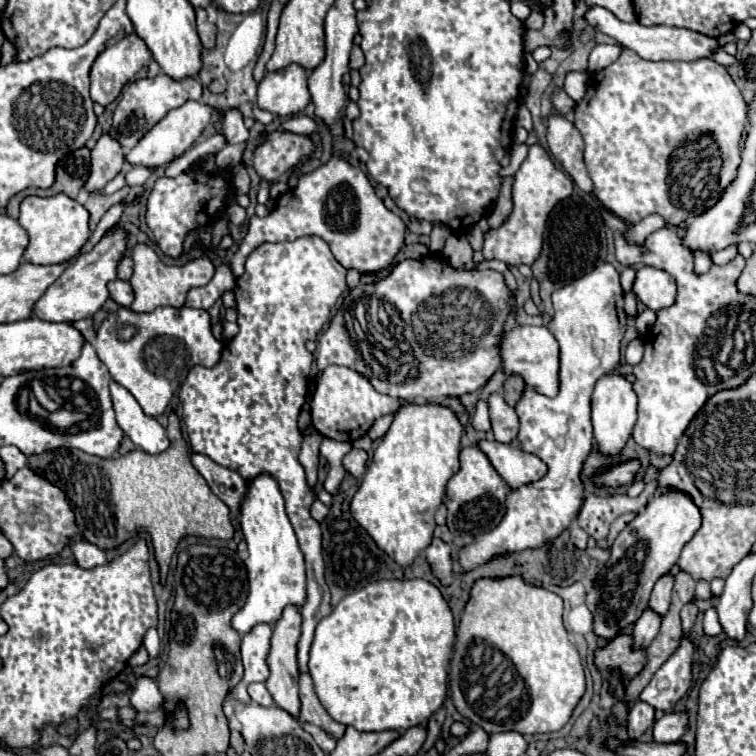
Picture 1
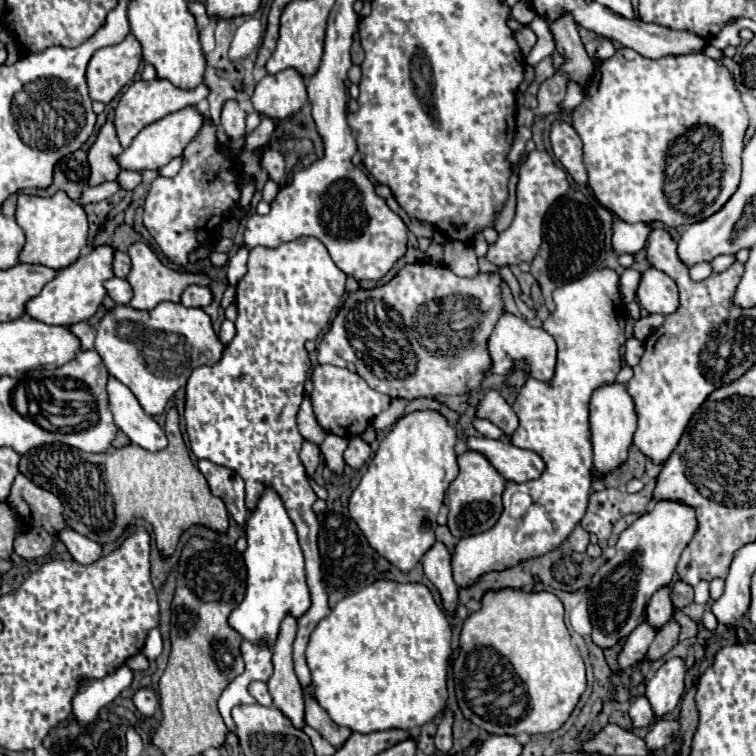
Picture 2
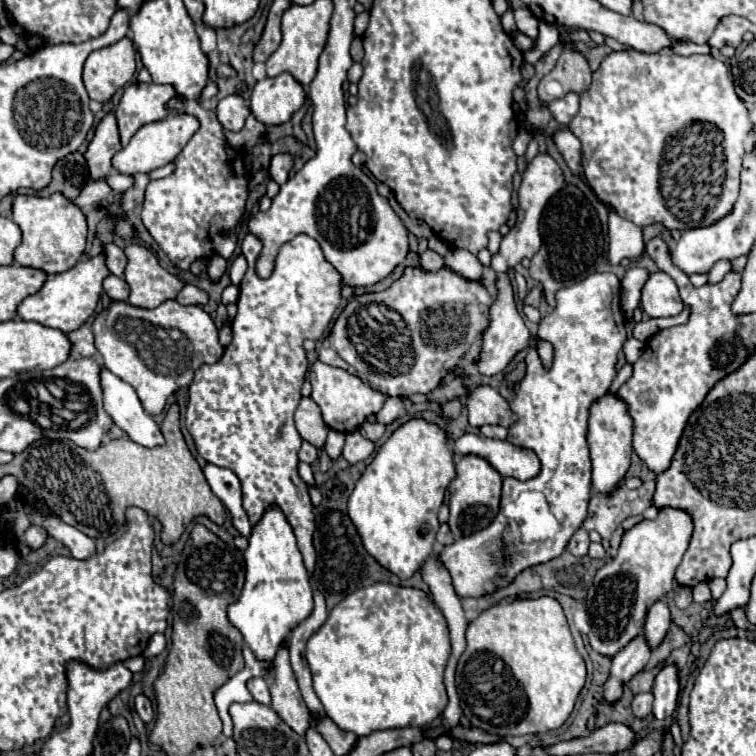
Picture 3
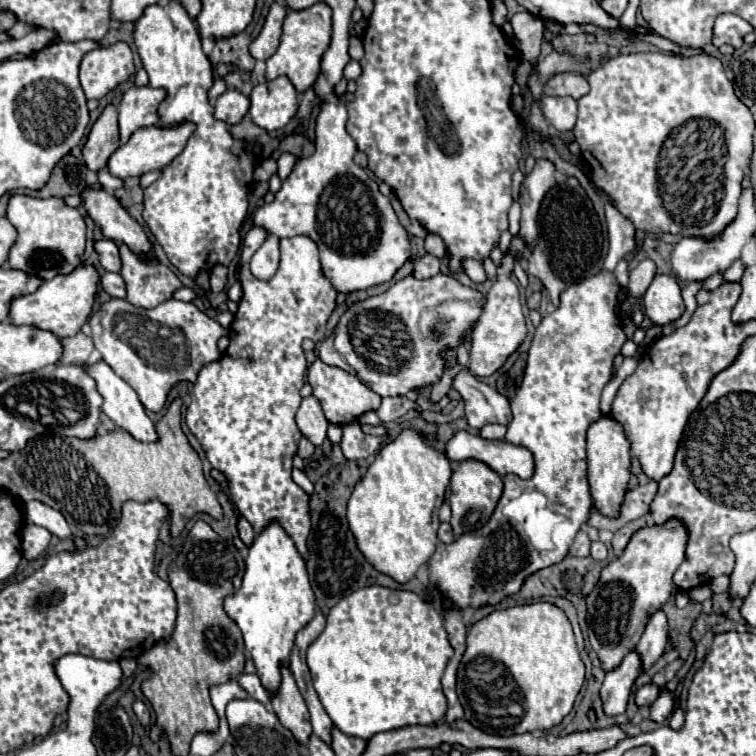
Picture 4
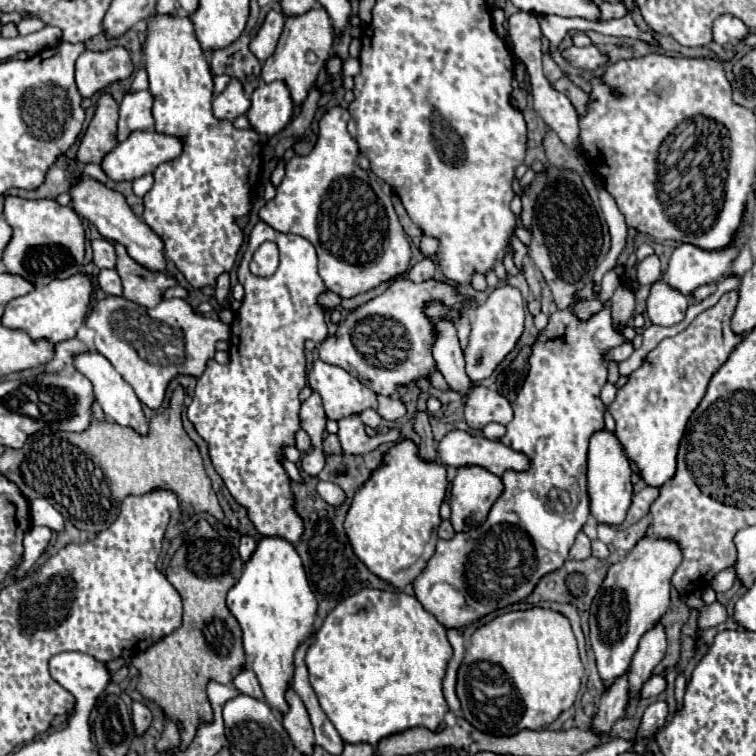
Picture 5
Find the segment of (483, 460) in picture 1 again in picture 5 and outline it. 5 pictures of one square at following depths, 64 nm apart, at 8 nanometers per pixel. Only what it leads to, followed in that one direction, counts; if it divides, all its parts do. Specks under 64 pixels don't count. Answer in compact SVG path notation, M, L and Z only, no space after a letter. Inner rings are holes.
M480 466L458 468L450 494L450 522L454 530L468 532L480 526L486 520L492 504L502 494L502 490L502 480L490 474L488 470Z

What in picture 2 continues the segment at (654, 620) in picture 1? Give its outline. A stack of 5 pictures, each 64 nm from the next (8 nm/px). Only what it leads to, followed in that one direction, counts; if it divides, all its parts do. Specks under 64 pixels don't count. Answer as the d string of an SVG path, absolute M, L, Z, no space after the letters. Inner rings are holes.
M642 622L624 642L622 650L616 656L616 664L620 670L630 670L634 666L638 666L640 662L646 660L648 654L648 646L654 640L656 632L652 626L648 626L648 622Z

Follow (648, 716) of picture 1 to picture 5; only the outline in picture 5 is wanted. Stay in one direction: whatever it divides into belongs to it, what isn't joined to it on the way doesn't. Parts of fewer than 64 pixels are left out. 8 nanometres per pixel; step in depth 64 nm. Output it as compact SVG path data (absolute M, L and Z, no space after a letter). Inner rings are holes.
M654 674L642 688L642 698L652 698L652 696L658 696L666 690L666 676L662 674Z

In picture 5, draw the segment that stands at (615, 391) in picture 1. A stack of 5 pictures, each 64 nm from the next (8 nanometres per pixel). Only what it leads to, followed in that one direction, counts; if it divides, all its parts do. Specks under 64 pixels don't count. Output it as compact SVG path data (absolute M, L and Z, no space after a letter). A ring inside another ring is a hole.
M608 430L596 432L592 436L588 452L588 498L590 498L590 514L596 518L598 524L618 526L624 522L634 494L630 476L632 476L630 462L624 456L618 438Z

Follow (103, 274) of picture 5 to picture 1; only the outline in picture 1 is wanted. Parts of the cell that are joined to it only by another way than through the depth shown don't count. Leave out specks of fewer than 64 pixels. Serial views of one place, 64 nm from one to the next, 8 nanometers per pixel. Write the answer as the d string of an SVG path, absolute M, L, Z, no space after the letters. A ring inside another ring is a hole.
M112 280L108 282L108 292L110 292L110 298L120 304L120 306L130 306L132 300L134 300L134 292L132 292L132 286L124 280Z

